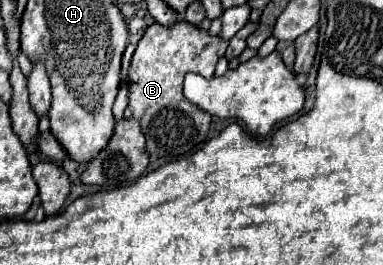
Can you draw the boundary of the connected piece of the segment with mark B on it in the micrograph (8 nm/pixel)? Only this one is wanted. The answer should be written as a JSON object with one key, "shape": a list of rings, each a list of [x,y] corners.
{"shape":[[[184,20],[172,26],[152,24],[146,28],[134,50],[128,72],[130,104],[124,112],[124,118],[136,118],[140,122],[142,134],[146,136],[148,152],[152,156],[184,156],[194,154],[202,148],[204,140],[208,138],[210,114],[184,98],[182,82],[188,72],[212,78],[216,62],[224,56],[226,46],[226,40],[210,36],[208,30],[200,30]]]}

